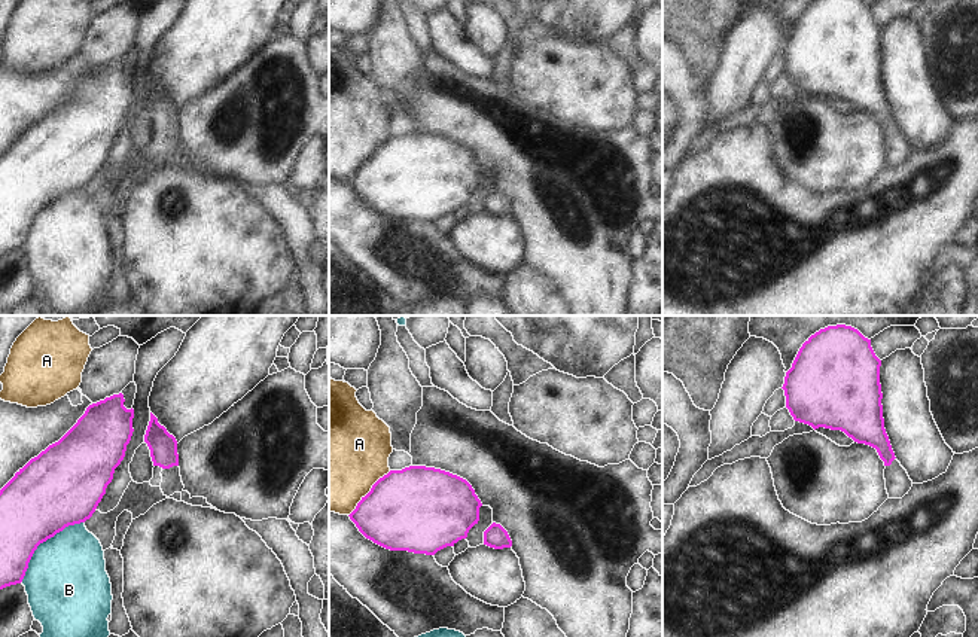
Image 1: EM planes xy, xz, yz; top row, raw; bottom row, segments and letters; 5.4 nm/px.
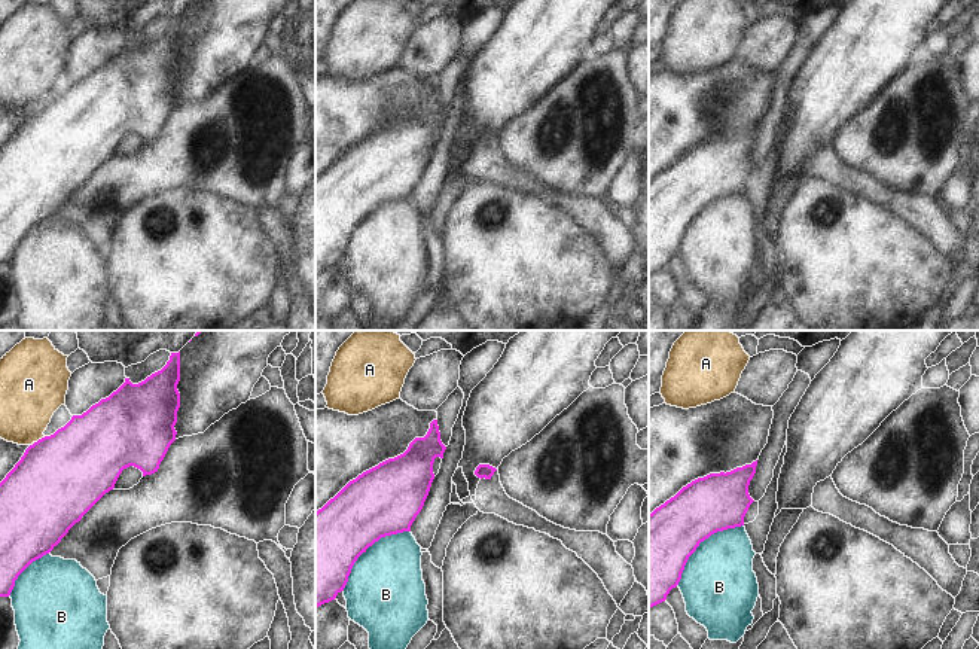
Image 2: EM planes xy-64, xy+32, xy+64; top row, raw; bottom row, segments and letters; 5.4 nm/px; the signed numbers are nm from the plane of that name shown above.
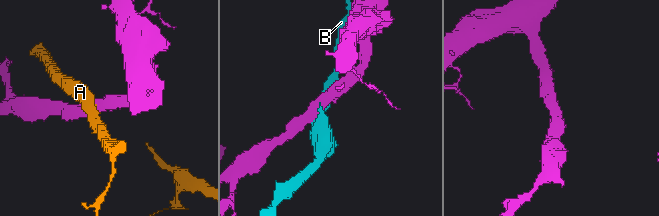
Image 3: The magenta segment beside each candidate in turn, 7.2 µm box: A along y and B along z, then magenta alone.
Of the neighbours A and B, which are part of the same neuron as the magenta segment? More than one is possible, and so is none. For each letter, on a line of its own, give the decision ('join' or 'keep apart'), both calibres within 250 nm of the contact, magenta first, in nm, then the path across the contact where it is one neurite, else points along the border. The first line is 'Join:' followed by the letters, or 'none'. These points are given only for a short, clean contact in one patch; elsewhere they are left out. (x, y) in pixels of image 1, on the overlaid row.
Join: none
A: keep apart; calibres 440 and 480 nm
B: keep apart; calibres 400 and 440 nm

